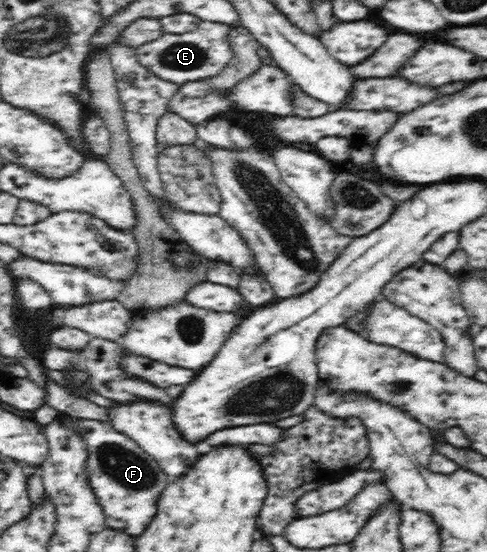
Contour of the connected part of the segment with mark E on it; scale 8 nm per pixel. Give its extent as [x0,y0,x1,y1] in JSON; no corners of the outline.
[135,21,233,86]

